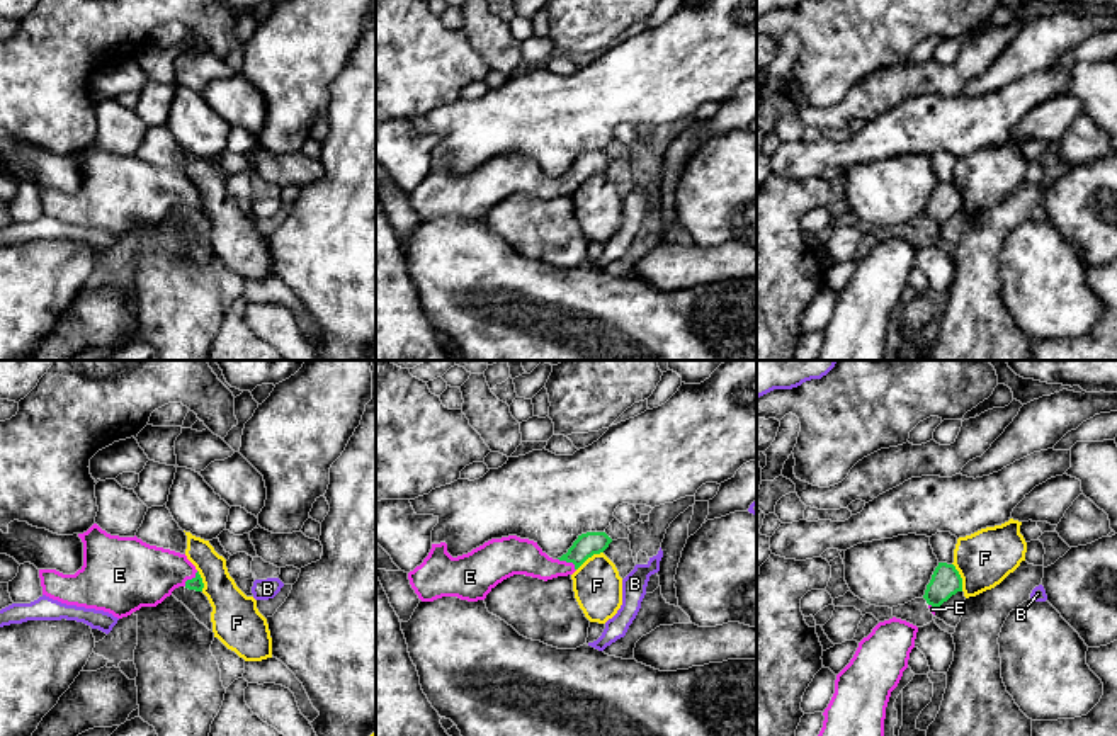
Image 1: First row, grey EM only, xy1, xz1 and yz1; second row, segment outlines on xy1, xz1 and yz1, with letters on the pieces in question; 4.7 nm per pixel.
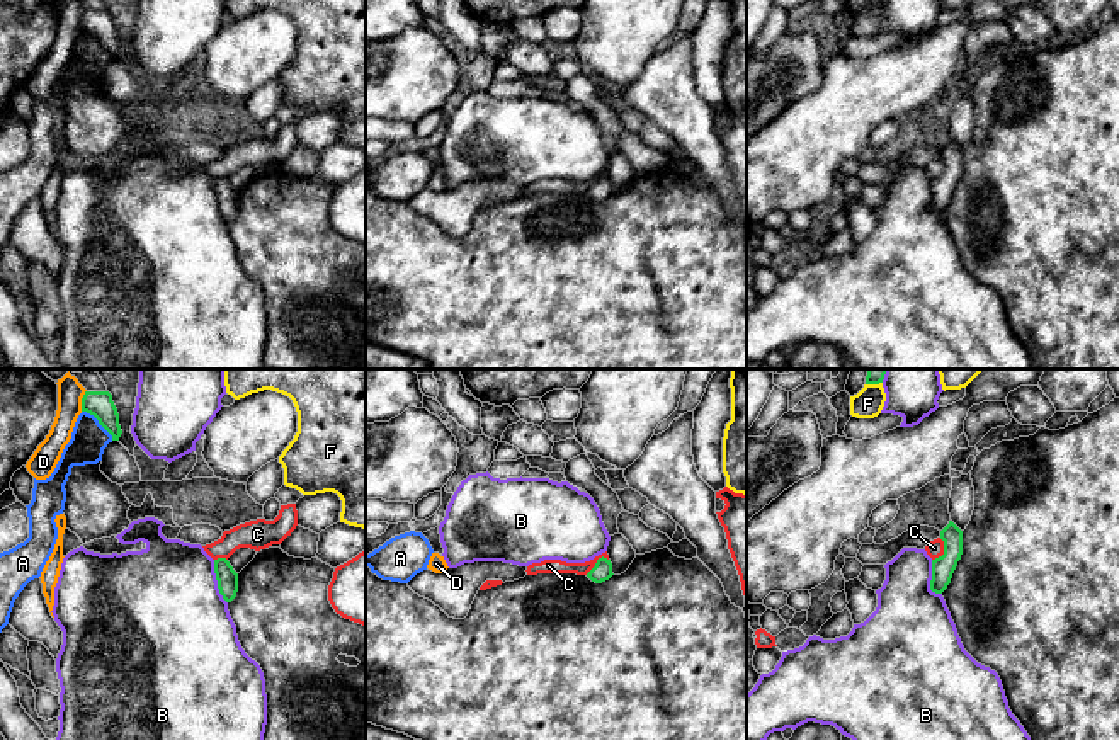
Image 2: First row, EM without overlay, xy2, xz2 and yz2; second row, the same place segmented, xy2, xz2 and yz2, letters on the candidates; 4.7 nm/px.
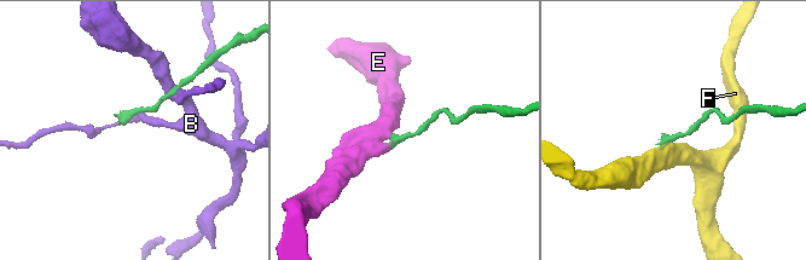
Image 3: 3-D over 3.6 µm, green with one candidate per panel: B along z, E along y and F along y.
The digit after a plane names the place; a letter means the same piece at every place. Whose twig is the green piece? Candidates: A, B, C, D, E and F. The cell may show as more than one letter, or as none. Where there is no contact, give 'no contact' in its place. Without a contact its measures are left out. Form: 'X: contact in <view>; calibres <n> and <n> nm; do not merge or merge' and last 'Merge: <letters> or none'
A: contact in xy2; calibres 130 and 170 nm; do not merge
B: contact in xy2; calibres 100 and 480 nm; do not merge
C: contact in yz2; calibres 110 and 80 nm; do not merge
D: contact in xy2; calibres 130 and 120 nm; do not merge
E: contact in xz1; calibres 110 and 180 nm; merge
F: contact in yz1; calibres 140 and 260 nm; do not merge
Merge: E

